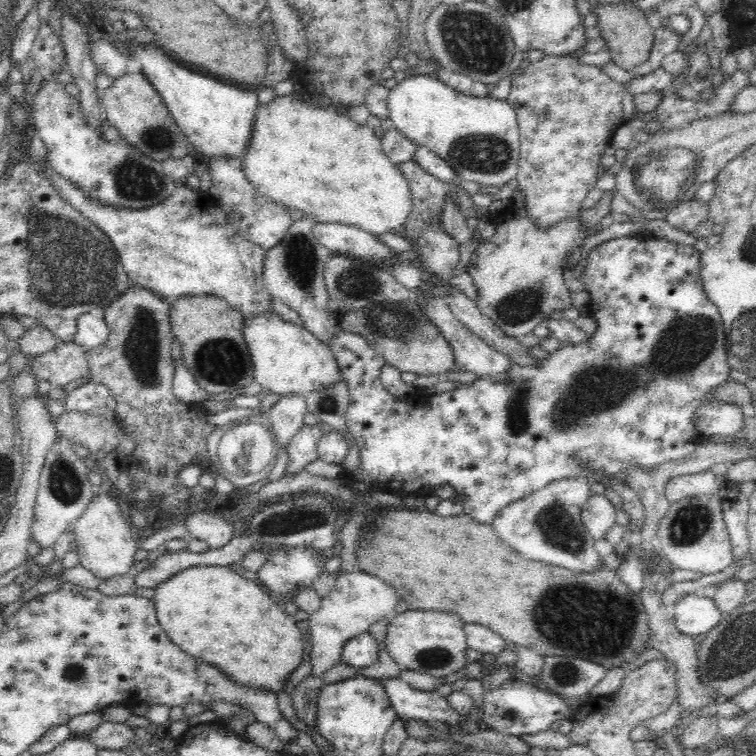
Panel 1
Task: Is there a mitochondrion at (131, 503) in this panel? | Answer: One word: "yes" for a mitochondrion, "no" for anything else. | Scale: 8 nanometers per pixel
no

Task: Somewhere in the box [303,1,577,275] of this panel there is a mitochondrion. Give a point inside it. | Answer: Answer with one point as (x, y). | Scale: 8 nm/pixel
(477, 44)

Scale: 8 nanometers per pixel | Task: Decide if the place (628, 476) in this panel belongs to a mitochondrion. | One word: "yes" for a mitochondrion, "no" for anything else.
no

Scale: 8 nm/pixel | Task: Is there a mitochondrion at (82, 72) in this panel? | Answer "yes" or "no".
no

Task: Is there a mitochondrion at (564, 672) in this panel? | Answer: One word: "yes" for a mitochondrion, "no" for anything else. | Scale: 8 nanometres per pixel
yes

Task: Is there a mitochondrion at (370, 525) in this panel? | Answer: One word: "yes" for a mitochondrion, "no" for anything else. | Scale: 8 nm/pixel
no

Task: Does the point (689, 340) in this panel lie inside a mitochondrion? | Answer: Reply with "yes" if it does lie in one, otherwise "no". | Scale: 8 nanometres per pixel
yes

